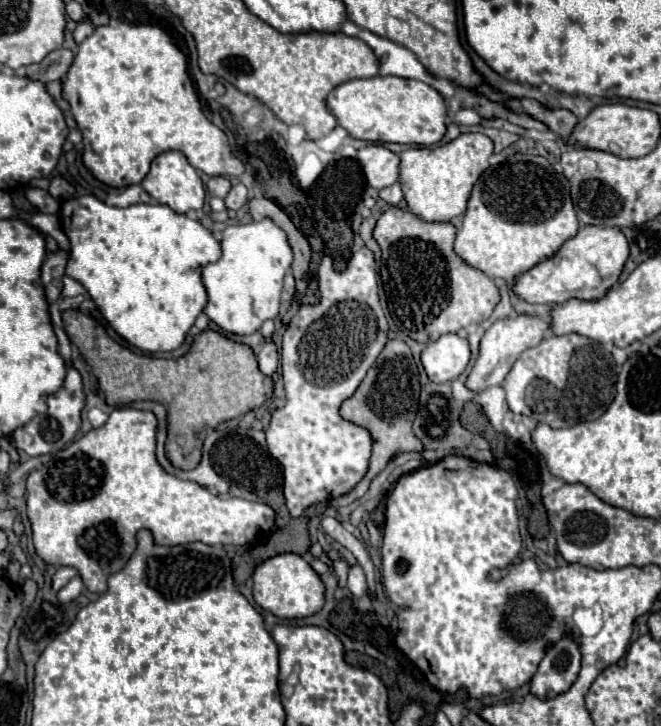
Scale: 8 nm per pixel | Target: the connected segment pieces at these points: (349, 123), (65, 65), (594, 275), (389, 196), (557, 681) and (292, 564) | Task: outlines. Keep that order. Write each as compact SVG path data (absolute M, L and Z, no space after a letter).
M400 76L350 80L336 86L328 94L326 106L334 114L336 122L356 140L432 146L446 132L444 98L432 86L420 80Z
M58 48L54 52L50 52L42 62L28 66L26 76L32 80L38 80L38 82L44 82L44 84L52 82L52 80L62 80L66 76L72 60L74 60L72 50Z
M586 226L550 258L538 262L524 274L514 278L514 294L530 304L562 304L570 298L594 300L602 298L616 282L628 260L628 242L618 228Z
M396 182L396 184L388 186L388 188L382 188L382 190L380 190L380 198L382 198L384 202L388 202L390 206L396 206L396 204L398 204L398 202L404 198L400 184Z
M562 638L548 648L538 672L530 680L530 692L540 698L556 698L564 694L580 672L580 650L572 638Z
M280 554L258 564L252 574L252 596L258 606L270 610L278 618L306 618L324 606L324 584L310 564L298 554Z

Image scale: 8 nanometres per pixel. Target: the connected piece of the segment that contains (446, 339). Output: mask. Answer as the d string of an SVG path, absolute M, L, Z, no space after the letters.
M444 334L422 350L420 360L430 382L450 382L458 378L470 362L468 340L458 334Z

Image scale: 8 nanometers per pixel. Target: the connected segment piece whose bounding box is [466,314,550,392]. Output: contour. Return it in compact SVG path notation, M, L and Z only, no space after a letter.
M516 316L516 318L504 318L494 322L486 334L480 340L480 350L478 350L478 358L474 362L474 368L470 372L470 376L466 378L466 388L470 388L472 392L482 392L490 386L498 386L504 382L506 374L510 372L510 368L514 366L514 362L520 358L520 354L528 348L534 348L540 344L540 340L550 332L550 324L546 320L542 320L540 316Z

